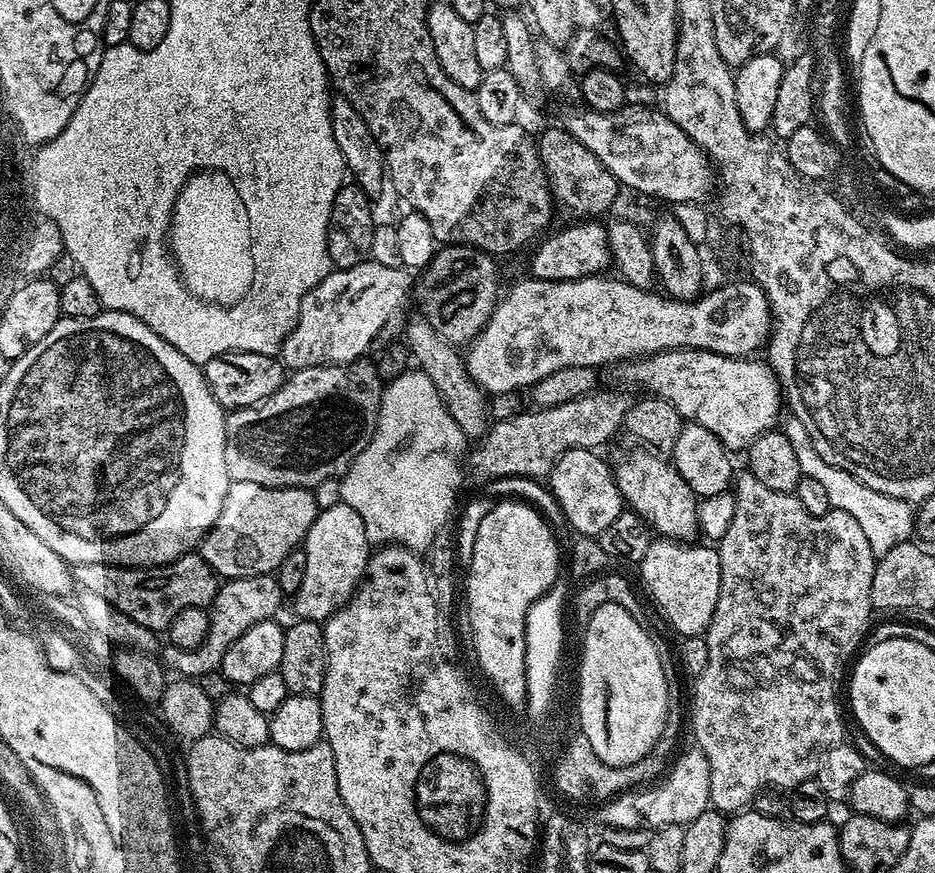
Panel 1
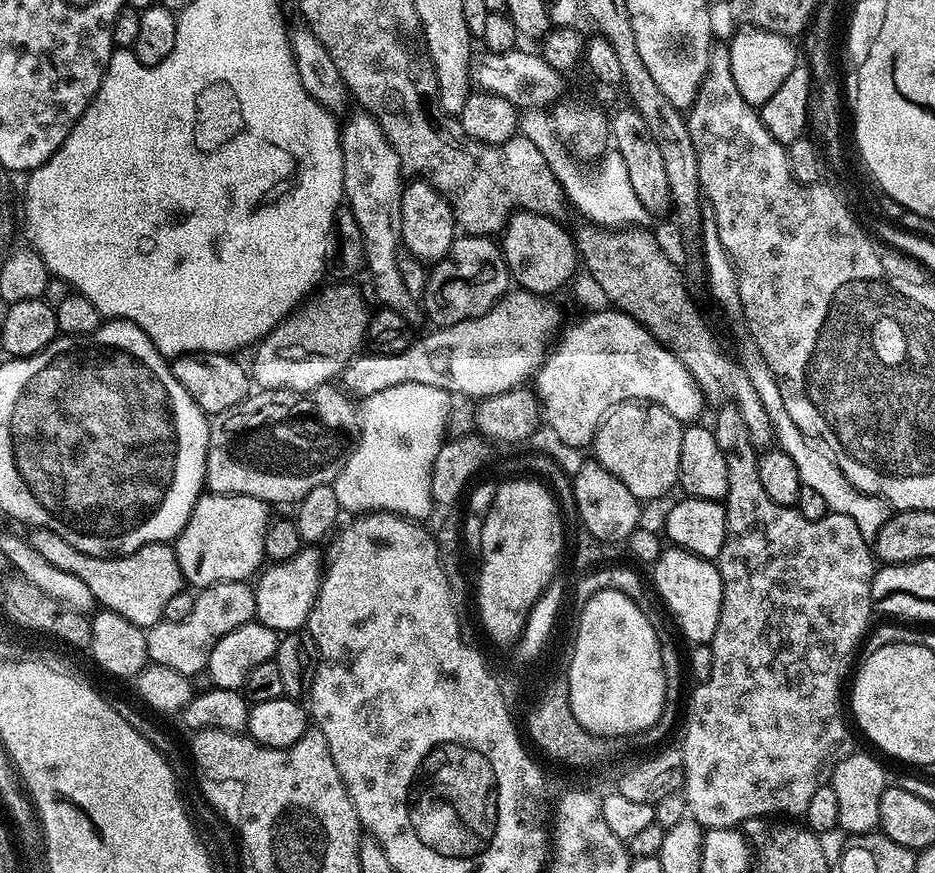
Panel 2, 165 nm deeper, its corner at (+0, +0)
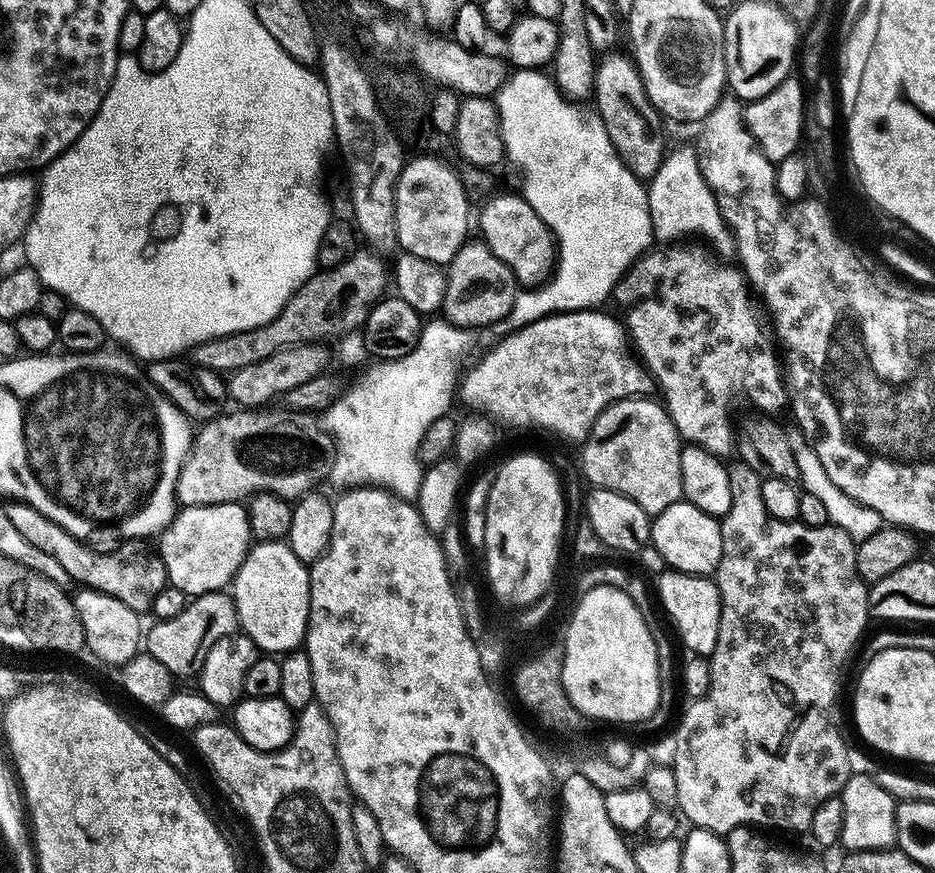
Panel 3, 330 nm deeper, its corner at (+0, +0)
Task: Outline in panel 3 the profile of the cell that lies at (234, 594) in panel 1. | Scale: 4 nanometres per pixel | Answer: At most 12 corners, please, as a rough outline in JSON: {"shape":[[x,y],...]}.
{"shape":[[224,590],[156,620],[146,651],[176,678],[197,675],[210,646],[238,628]]}

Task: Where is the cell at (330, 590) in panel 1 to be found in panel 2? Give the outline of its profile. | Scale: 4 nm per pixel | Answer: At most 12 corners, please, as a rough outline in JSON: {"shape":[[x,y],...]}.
{"shape":[[316,546],[255,581],[255,619],[277,634],[307,625],[325,557]]}

